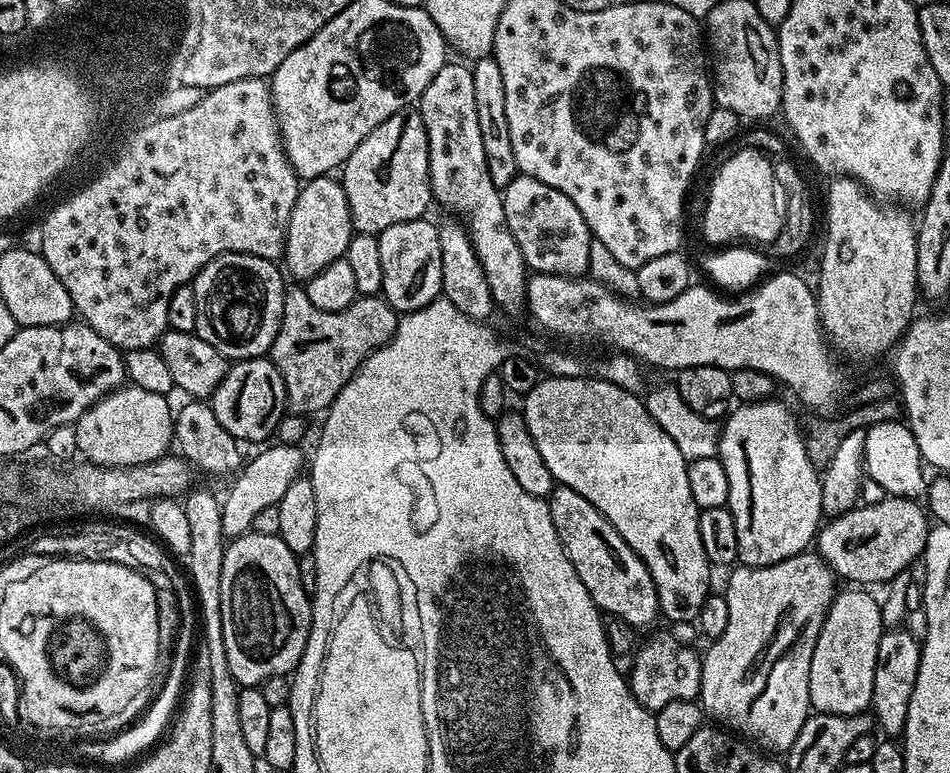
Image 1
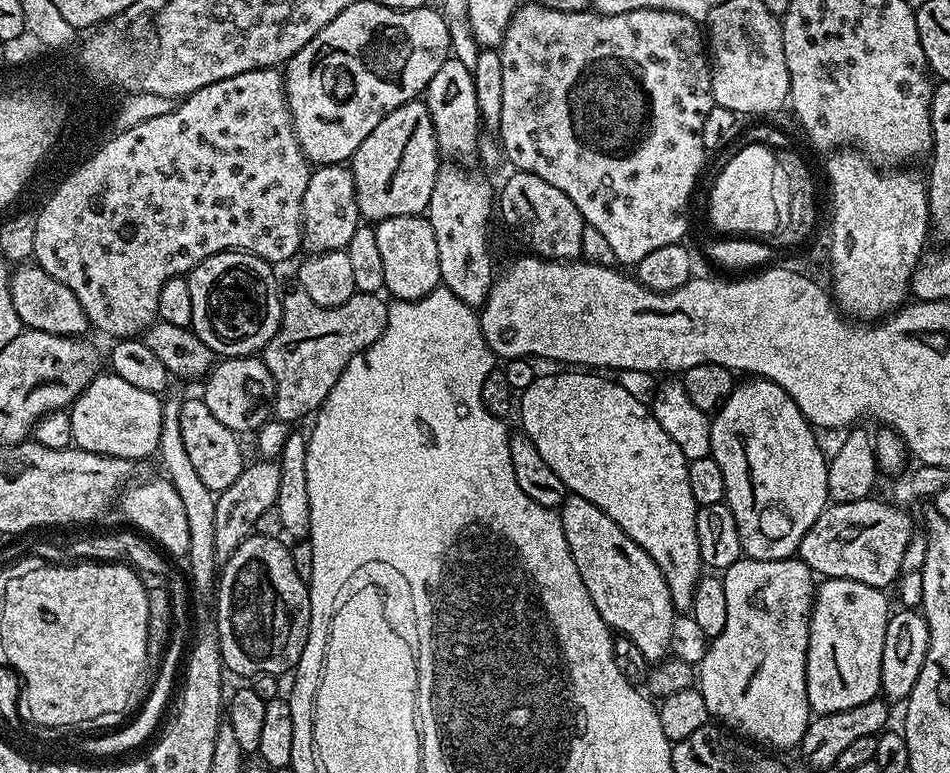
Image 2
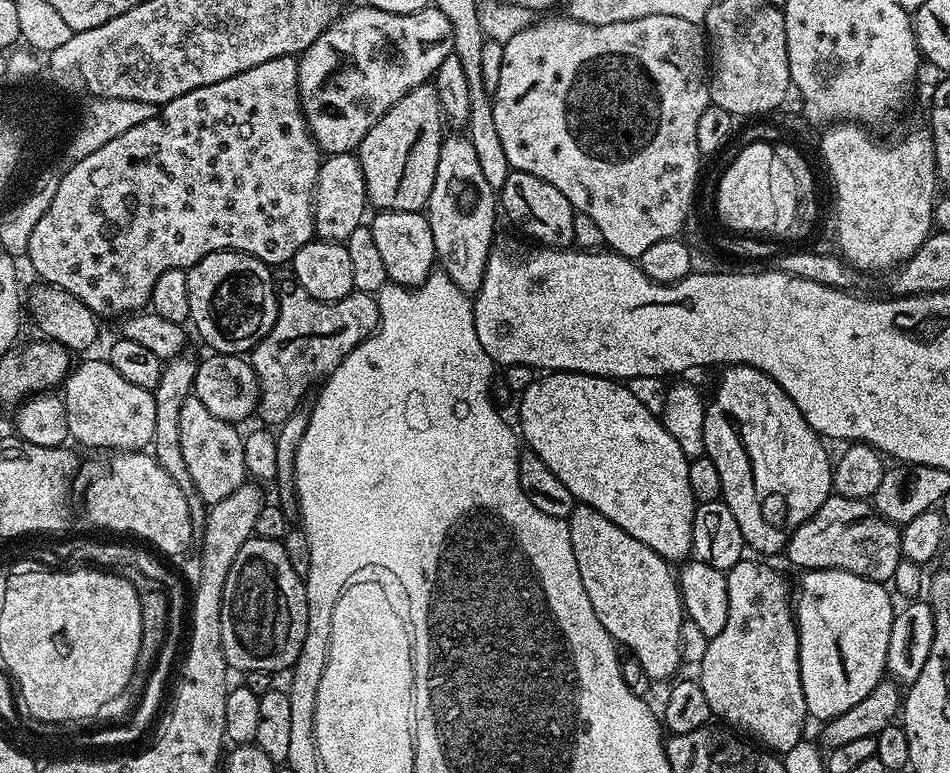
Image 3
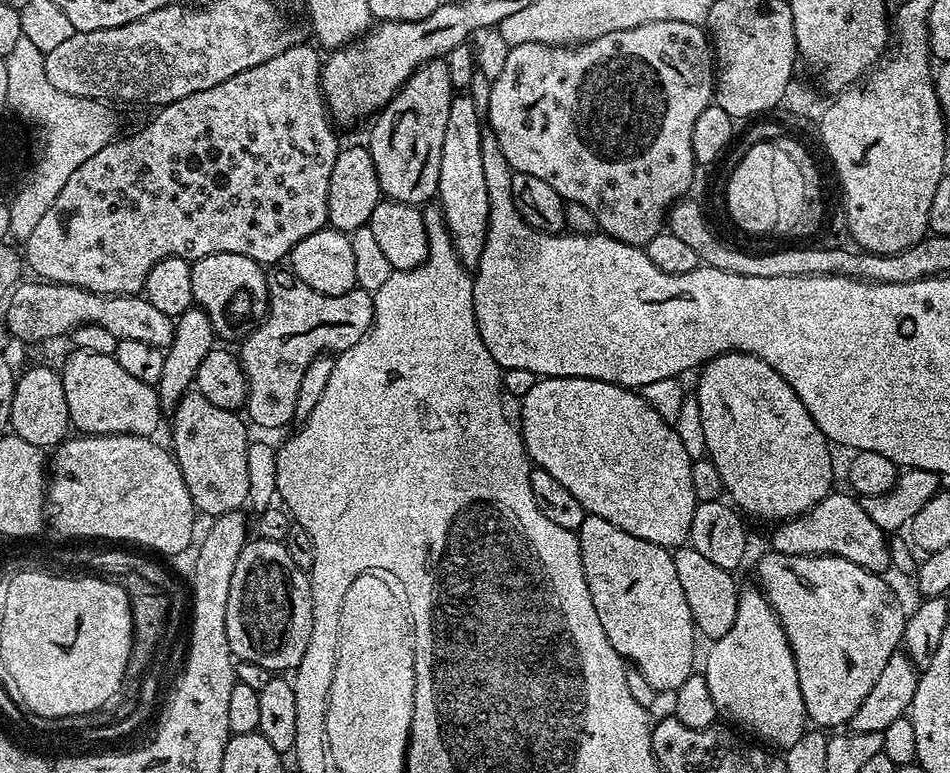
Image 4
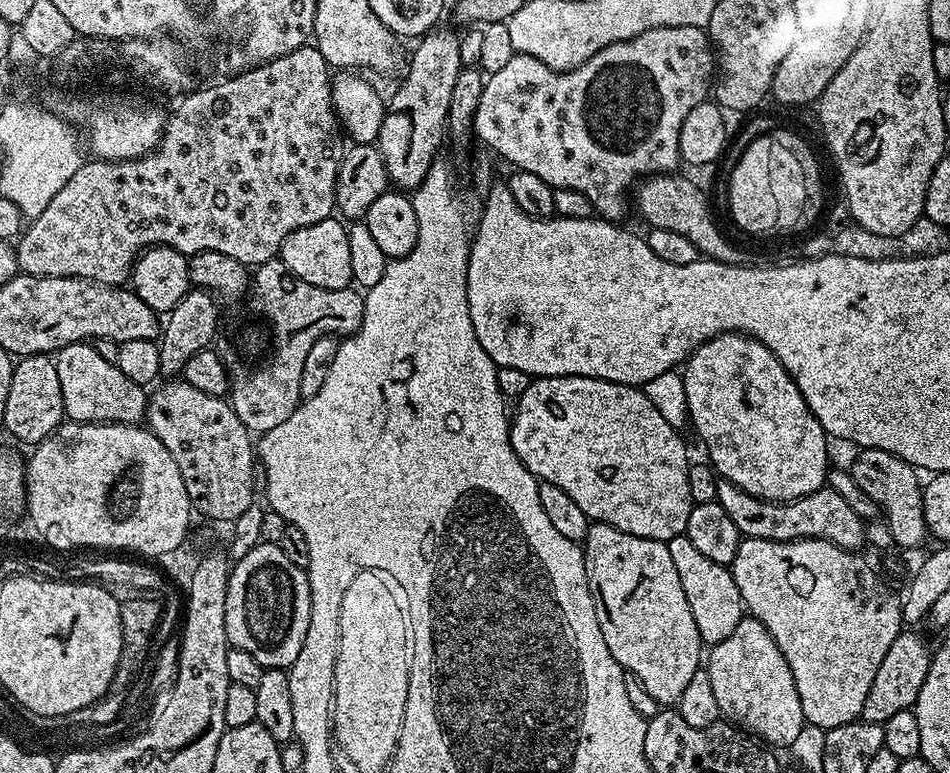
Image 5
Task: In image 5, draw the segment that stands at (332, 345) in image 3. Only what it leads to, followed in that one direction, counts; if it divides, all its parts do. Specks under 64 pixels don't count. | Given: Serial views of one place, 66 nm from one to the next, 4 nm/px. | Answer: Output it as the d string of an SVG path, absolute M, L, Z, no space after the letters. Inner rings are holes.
M277 258L267 260L251 273L247 300L248 321L241 326L240 333L233 338L232 344L222 348L222 355L228 371L232 408L238 414L242 426L248 428L249 433L263 434L274 430L274 426L282 426L282 422L286 422L286 418L290 418L290 414L294 414L294 410L299 406L302 366L305 365L306 354L314 342L323 336L337 338L351 336L362 326L364 298L352 286L342 290L326 290L310 286L310 282L302 282L302 278L295 276Z

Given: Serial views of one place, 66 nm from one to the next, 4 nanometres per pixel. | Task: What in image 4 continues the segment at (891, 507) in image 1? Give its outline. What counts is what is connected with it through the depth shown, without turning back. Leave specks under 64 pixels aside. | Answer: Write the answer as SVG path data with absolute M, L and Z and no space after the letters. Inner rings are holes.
M833 490L810 511L779 521L773 527L776 529L772 532L771 551L781 552L784 556L837 556L871 572L887 573L892 562L889 537L881 528L874 526L870 516L862 510L859 499L855 495L847 495Z

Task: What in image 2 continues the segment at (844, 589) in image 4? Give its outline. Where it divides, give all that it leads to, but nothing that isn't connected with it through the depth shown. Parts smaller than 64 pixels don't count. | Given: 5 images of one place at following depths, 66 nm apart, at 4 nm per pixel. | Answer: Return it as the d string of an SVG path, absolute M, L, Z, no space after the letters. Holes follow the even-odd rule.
M825 579L815 589L809 620L809 650L806 662L806 690L809 706L816 714L841 712L862 702L877 699L882 674L882 646L886 642L886 626L890 615L888 600L881 589L866 586L866 582Z

